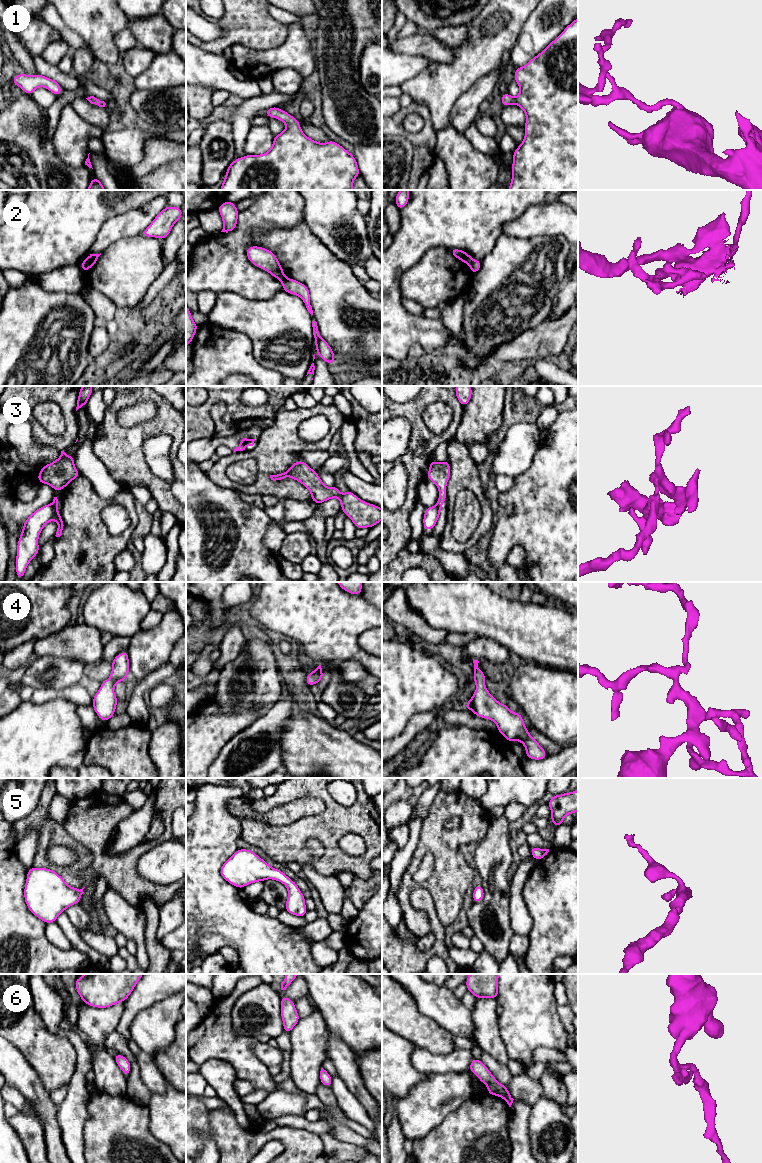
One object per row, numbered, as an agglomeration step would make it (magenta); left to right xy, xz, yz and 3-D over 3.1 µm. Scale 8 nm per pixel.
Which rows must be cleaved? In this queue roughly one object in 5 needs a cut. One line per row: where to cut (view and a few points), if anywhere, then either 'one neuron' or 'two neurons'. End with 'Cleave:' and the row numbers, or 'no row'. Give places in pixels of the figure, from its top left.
1: cut none; one neuron
2: cut yz (472, 259), (469, 264); two neurons
3: cut xy (50, 504), (56, 510); two neurons
4: cut none; one neuron
5: cut none; one neuron
6: cut none; one neuron
Cleave: 2, 3

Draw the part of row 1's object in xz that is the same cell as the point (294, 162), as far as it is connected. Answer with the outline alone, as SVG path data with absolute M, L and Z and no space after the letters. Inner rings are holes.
M271 107L265 111L267 117L285 123L286 129L274 136L273 145L267 153L235 159L226 170L220 190L353 190L354 179L360 175L353 154L332 140L319 143L310 139L302 132L299 121L279 107Z

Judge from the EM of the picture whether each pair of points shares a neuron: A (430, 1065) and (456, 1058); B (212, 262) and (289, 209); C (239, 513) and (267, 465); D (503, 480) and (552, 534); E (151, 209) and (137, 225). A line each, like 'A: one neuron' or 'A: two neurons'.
A: one neuron
B: one neuron
C: two neurons
D: two neurons
E: one neuron

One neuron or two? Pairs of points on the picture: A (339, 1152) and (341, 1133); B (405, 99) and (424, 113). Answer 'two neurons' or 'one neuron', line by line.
A: two neurons
B: two neurons

